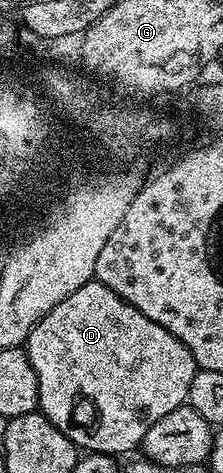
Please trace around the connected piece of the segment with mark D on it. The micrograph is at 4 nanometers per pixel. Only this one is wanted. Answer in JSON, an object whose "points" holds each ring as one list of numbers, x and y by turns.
{"points":[[97,280,76,288,68,300,60,300,32,328,24,349,36,372,40,413,52,420,75,446,95,454,119,456,137,451,148,428,189,399,192,380,199,371,192,352,168,328,160,328,156,320,148,320,144,312,132,308,112,288]]}

